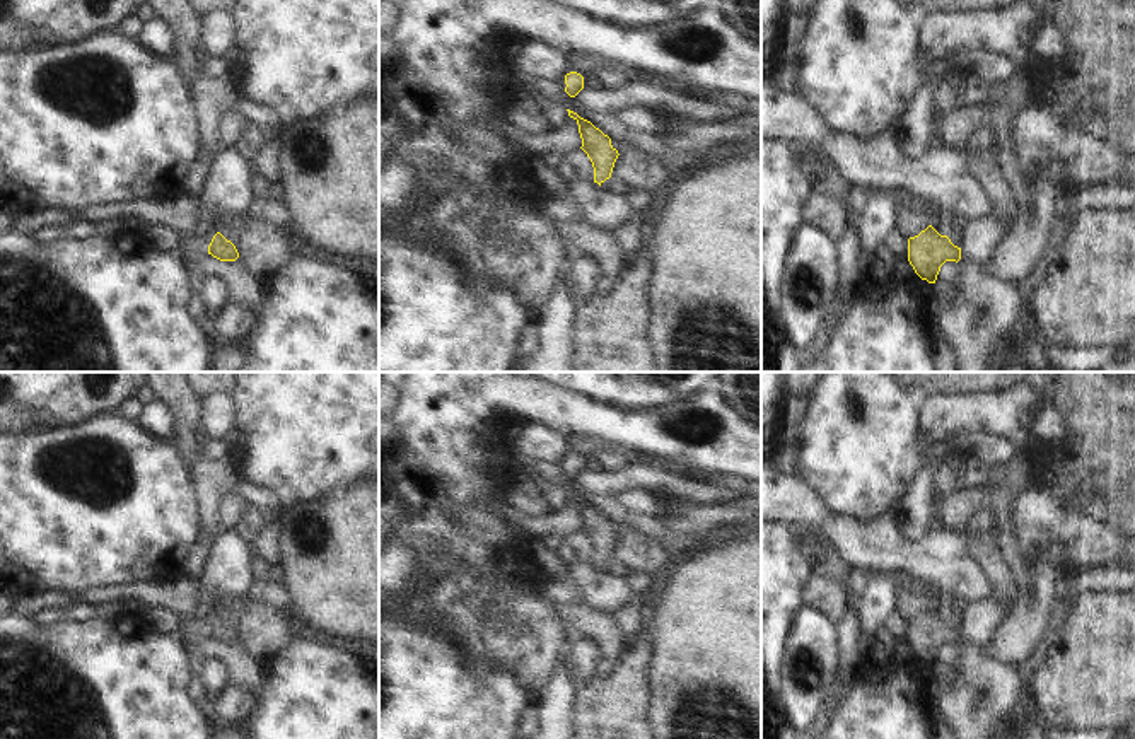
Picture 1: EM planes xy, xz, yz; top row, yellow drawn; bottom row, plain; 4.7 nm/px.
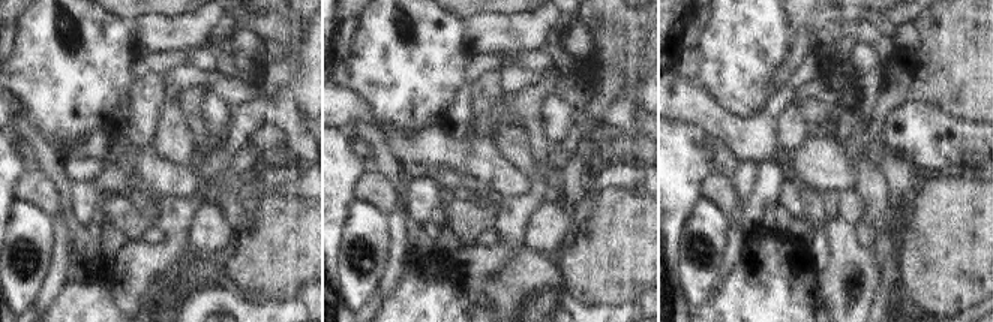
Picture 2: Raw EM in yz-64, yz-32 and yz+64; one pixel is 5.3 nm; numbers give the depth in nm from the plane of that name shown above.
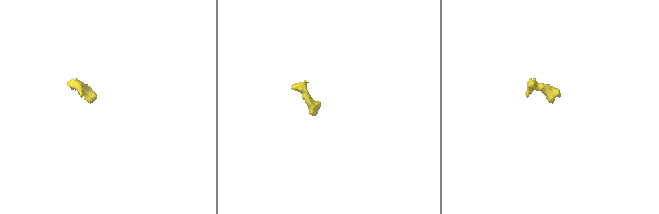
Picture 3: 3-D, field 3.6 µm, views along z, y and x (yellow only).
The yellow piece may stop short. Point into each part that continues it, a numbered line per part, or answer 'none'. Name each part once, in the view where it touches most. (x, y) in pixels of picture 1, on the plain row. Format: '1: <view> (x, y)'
1: yz (956, 616)

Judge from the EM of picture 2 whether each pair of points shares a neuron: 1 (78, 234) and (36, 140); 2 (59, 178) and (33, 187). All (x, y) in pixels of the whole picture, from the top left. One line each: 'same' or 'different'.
1: same
2: different

